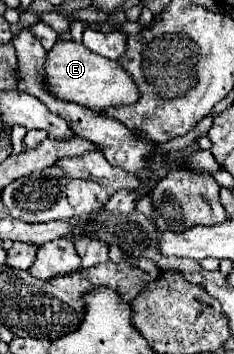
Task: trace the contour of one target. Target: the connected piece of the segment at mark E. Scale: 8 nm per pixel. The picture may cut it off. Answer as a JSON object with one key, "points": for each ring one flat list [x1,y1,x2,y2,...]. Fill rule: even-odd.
{"points":[[57,40,57,44,45,54,45,90,59,100,75,102,93,110,105,110,117,104,133,104,139,98,137,86,117,62,87,50,75,40]]}

